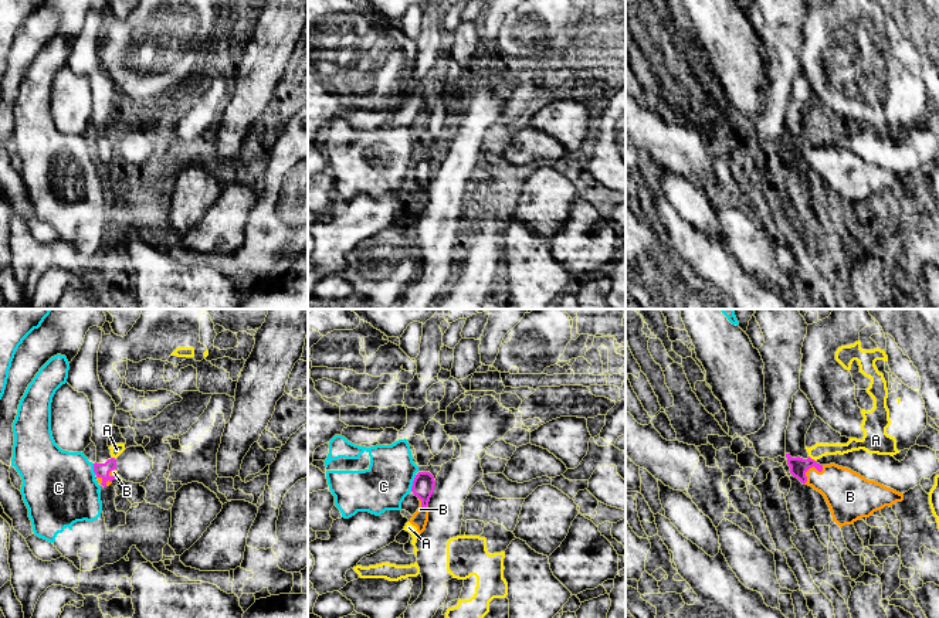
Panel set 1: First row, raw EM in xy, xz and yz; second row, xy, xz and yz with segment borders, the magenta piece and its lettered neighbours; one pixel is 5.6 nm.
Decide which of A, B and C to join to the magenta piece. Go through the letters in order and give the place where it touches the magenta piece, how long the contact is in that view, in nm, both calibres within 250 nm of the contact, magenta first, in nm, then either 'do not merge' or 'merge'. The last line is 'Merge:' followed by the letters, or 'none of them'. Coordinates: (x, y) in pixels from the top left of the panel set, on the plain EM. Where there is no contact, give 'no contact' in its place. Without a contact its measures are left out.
A: meets magenta in yz at (810, 141); contact 50 nm long; 100 nm thick on the magenta side, 80 nm on the other; do not merge
B: meets magenta in yz at (810, 149); contact 160 nm long; 100 nm thick on the magenta side, 260 nm on the other; merge
C: meets magenta in xz at (413, 166); contact 100 nm long; 130 nm thick on the magenta side, 280 nm on the other; do not merge
Merge: B

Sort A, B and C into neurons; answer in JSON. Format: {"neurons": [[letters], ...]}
{"neurons": [["A"], ["B"], ["C"]]}

